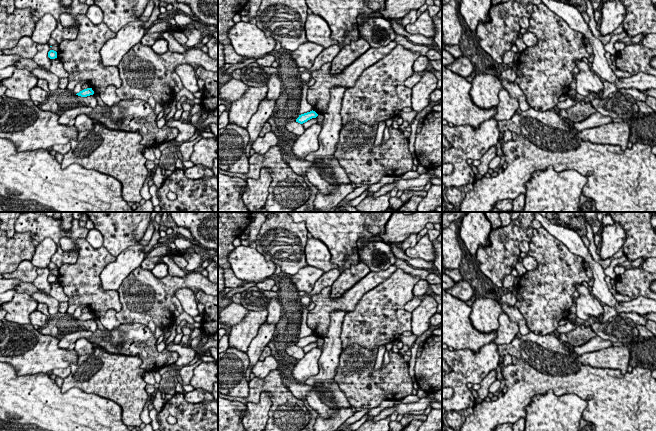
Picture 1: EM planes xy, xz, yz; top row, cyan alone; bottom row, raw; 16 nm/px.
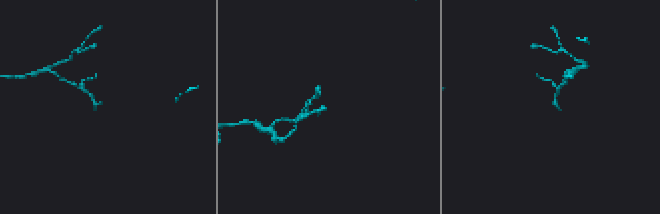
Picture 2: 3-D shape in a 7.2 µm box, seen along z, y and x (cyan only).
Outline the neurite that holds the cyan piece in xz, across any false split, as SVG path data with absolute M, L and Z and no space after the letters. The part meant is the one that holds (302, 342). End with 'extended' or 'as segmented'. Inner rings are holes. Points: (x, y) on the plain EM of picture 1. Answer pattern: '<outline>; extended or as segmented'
M312 334L310 336L299 339L299 341L296 343L296 346L303 348L312 342L316 342L317 340L318 338Z; as segmented

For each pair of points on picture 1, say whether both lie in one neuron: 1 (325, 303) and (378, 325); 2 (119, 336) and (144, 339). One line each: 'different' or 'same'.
1: different
2: same

